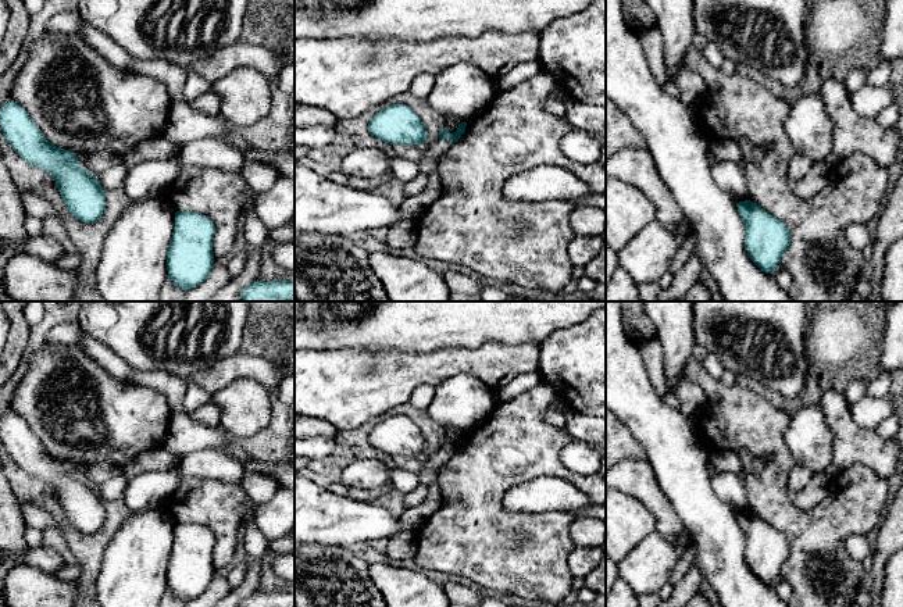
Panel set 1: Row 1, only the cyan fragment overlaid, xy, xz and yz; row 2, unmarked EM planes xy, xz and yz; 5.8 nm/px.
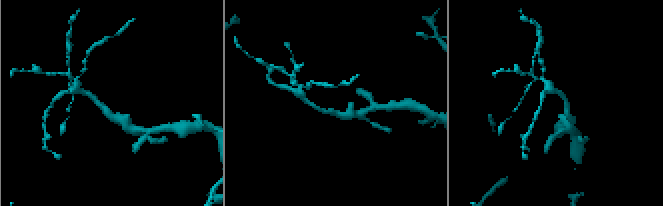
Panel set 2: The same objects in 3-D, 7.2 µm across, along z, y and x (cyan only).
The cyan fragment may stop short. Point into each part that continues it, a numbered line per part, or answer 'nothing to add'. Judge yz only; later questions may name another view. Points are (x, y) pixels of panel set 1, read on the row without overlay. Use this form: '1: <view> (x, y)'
nothing to add

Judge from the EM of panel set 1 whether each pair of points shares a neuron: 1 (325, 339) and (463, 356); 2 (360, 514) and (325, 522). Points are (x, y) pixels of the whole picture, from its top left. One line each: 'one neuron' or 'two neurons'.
1: two neurons
2: one neuron

